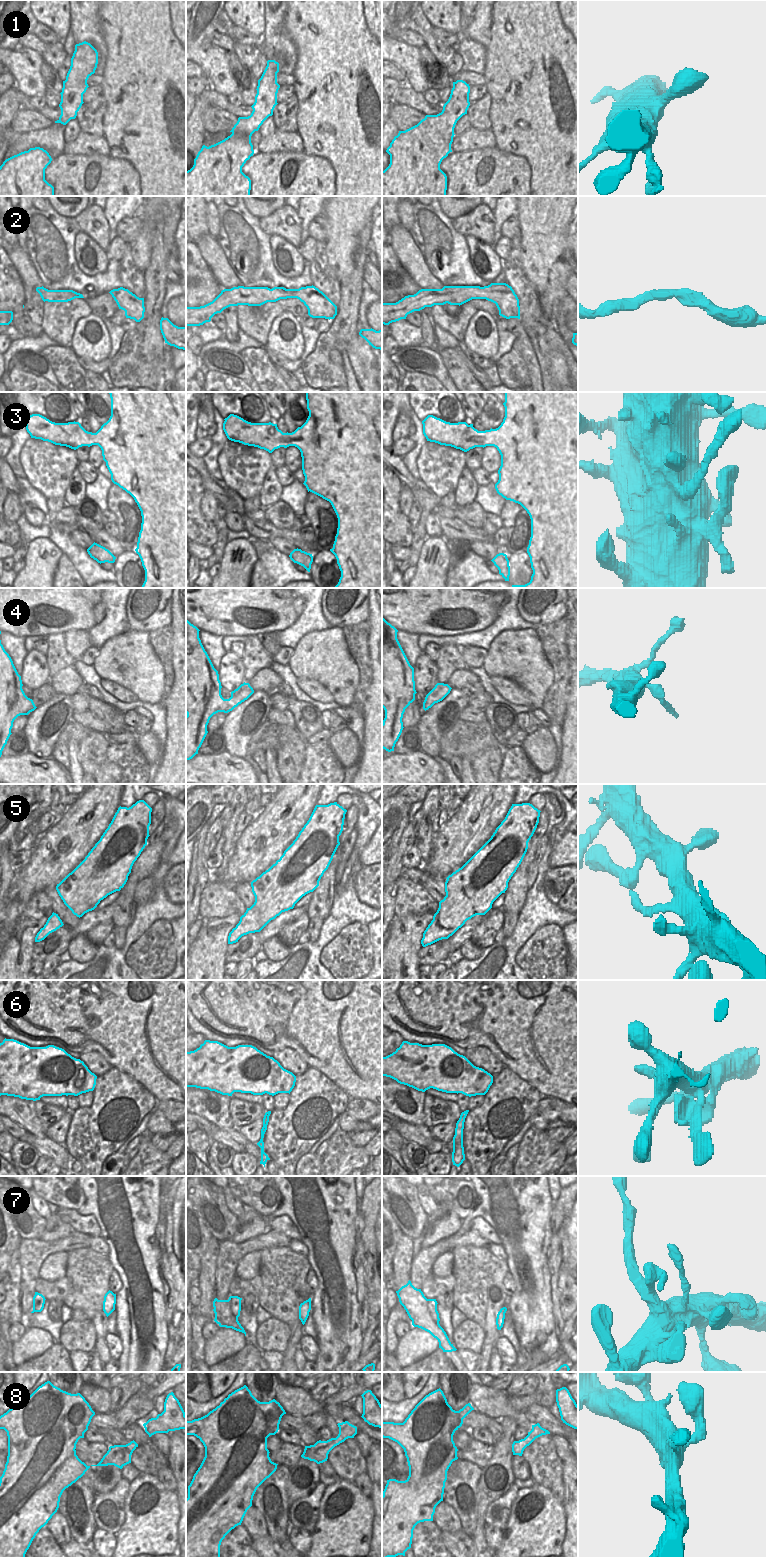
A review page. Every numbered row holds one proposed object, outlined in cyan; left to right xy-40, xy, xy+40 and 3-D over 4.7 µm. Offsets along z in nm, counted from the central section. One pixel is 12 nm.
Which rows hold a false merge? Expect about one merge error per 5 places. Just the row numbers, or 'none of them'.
7

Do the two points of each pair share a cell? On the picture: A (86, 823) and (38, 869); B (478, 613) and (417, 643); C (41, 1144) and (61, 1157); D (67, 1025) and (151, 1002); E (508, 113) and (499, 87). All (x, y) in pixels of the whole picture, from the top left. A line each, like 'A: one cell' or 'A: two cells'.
A: one cell
B: two cells
C: one cell
D: one cell
E: one cell

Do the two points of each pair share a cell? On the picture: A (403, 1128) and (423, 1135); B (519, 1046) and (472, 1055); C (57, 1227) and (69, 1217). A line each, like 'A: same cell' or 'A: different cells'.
A: same cell
B: different cells
C: different cells

